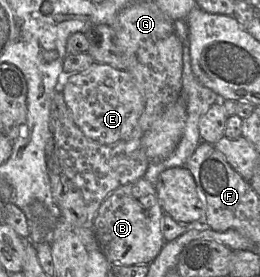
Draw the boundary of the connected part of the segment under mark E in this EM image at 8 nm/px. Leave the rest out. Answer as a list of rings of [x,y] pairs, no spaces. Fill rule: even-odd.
[[[93,62],[87,69],[64,75],[60,86],[72,118],[83,134],[103,145],[127,139],[143,112],[143,98],[126,69]]]

